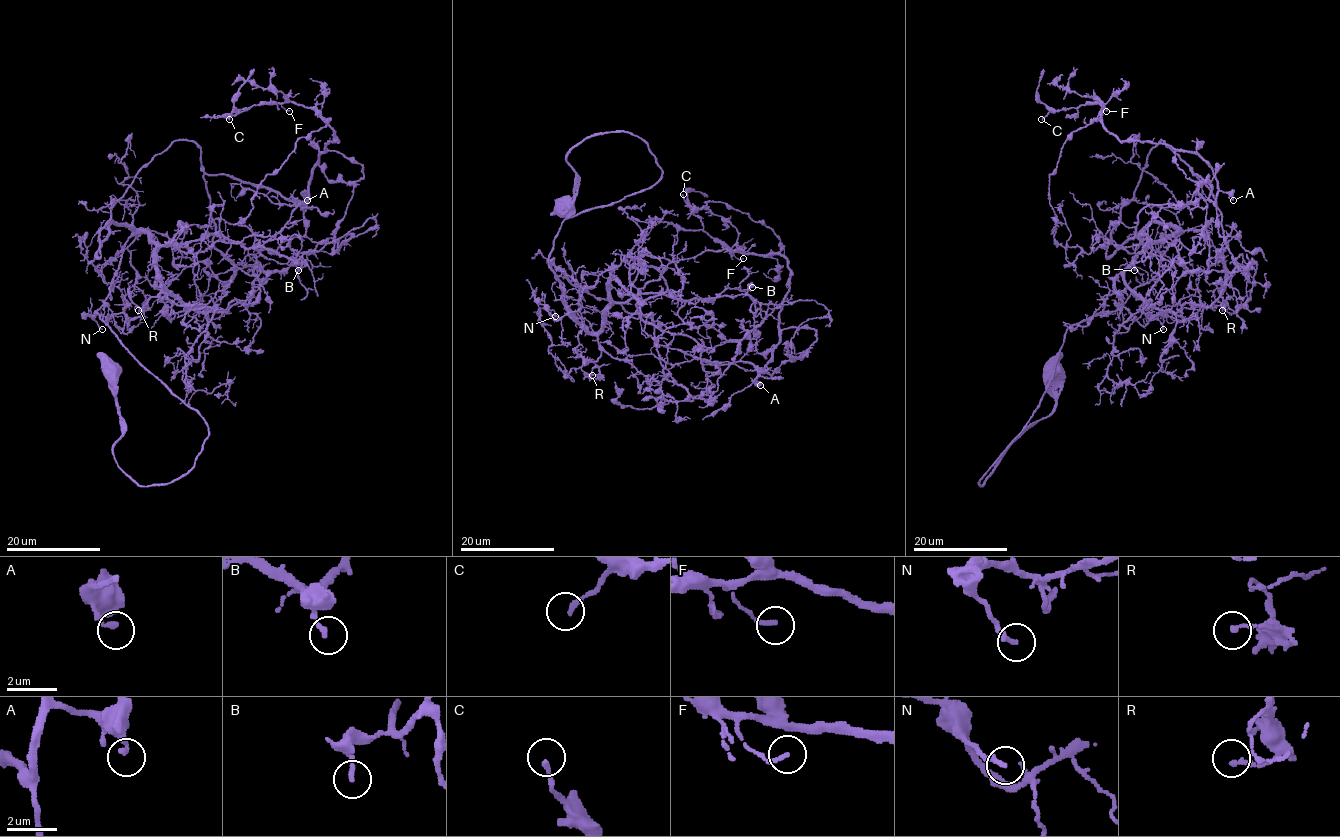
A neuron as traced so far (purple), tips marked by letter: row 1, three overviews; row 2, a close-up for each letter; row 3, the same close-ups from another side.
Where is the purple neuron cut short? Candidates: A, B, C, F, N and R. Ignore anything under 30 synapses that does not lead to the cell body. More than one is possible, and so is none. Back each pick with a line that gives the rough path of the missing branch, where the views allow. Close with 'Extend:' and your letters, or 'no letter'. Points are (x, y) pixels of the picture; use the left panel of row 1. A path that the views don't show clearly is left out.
Extend: no letter

